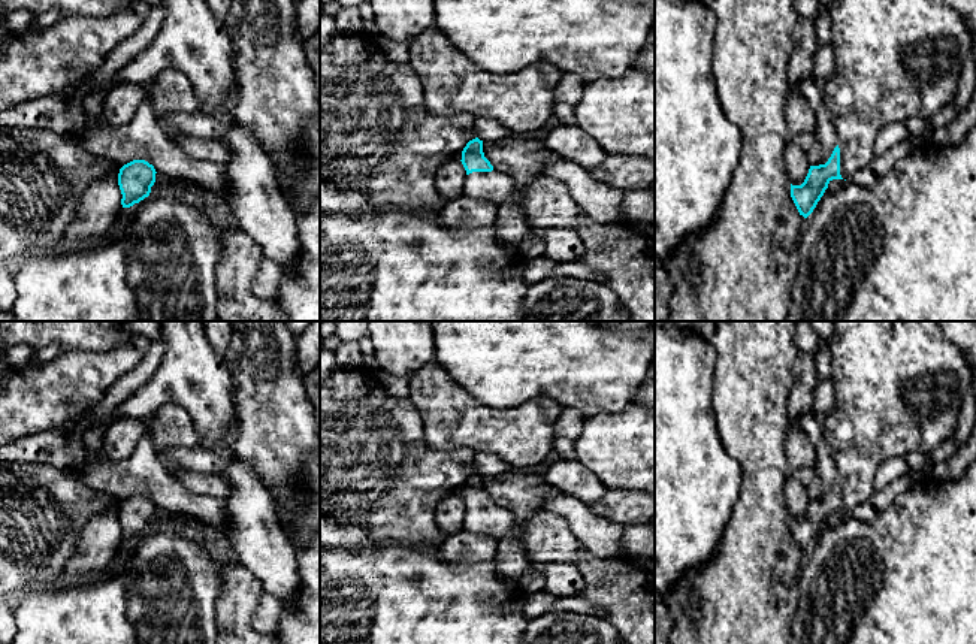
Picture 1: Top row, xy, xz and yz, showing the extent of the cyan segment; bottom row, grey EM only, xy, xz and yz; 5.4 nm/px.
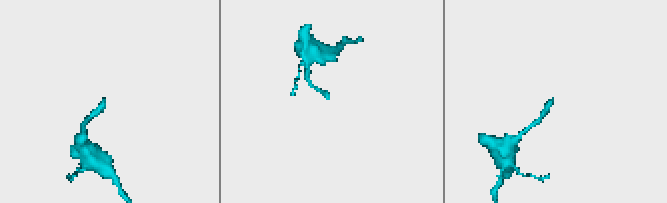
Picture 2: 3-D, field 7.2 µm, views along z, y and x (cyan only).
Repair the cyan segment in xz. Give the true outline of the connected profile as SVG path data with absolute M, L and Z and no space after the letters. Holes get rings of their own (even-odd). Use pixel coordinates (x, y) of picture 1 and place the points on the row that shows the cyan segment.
M469 140L462 151L466 170L463 196L516 202L526 217L526 227L575 232L583 244L578 263L601 270L605 285L626 308L629 321L655 321L655 238L625 223L598 223L569 196L556 178L540 176L519 187L484 157L483 140Z

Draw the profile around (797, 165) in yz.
M788 140L783 155L791 184L801 185L812 166L806 157L806 151L803 151L792 140Z

